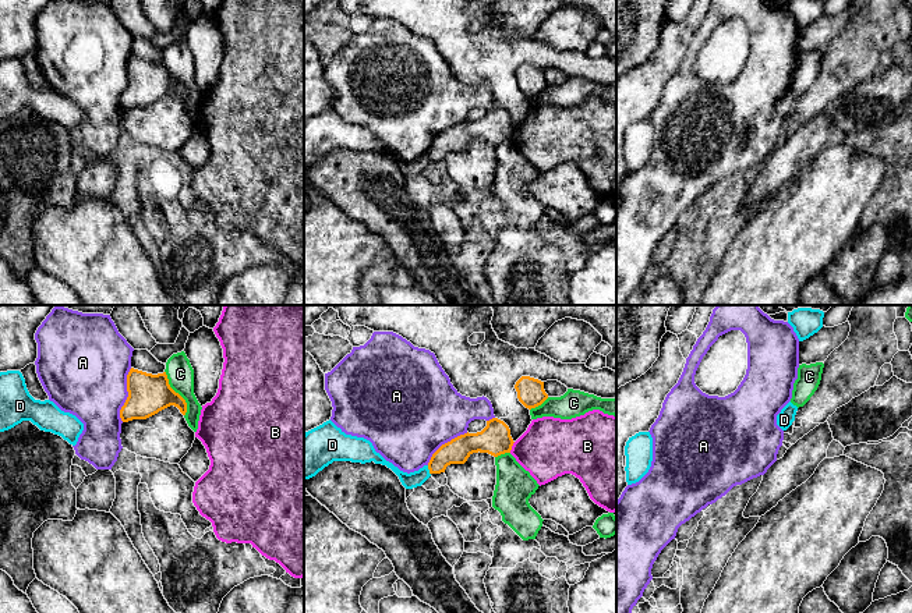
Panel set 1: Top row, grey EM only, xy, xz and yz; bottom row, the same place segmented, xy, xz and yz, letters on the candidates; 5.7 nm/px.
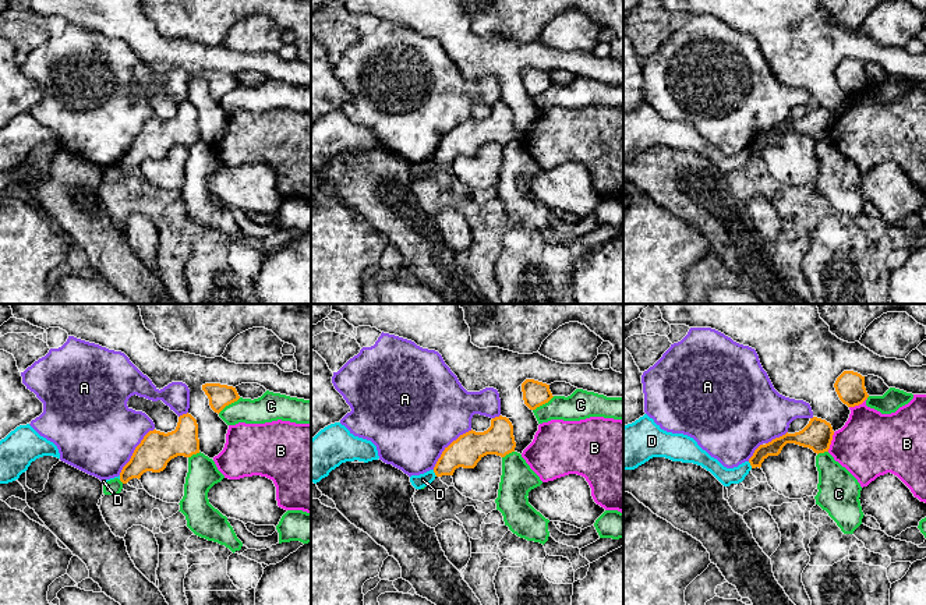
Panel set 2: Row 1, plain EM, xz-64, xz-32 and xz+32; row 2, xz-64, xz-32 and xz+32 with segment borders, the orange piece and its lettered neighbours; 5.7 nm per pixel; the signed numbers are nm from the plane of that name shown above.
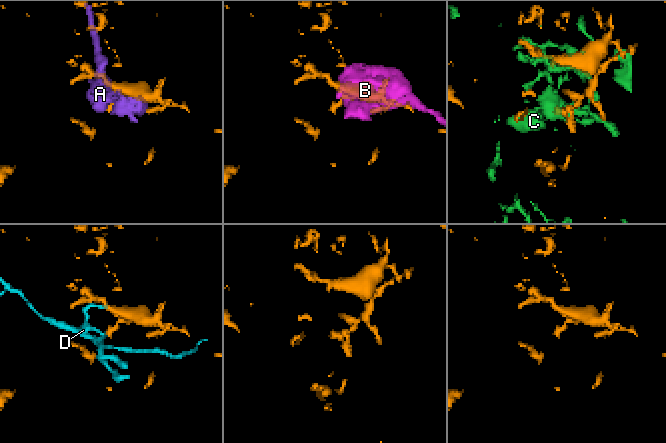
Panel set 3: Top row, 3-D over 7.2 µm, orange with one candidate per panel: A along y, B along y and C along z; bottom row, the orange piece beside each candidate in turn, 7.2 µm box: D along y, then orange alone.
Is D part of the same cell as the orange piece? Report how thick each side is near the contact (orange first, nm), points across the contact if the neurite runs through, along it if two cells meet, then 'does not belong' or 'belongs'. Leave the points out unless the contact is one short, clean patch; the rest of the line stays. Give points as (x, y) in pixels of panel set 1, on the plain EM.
150/90 nm | along xz (427, 153), (430, 162) | does not belong

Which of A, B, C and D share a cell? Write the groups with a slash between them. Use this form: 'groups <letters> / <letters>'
groups A / B / C / D

